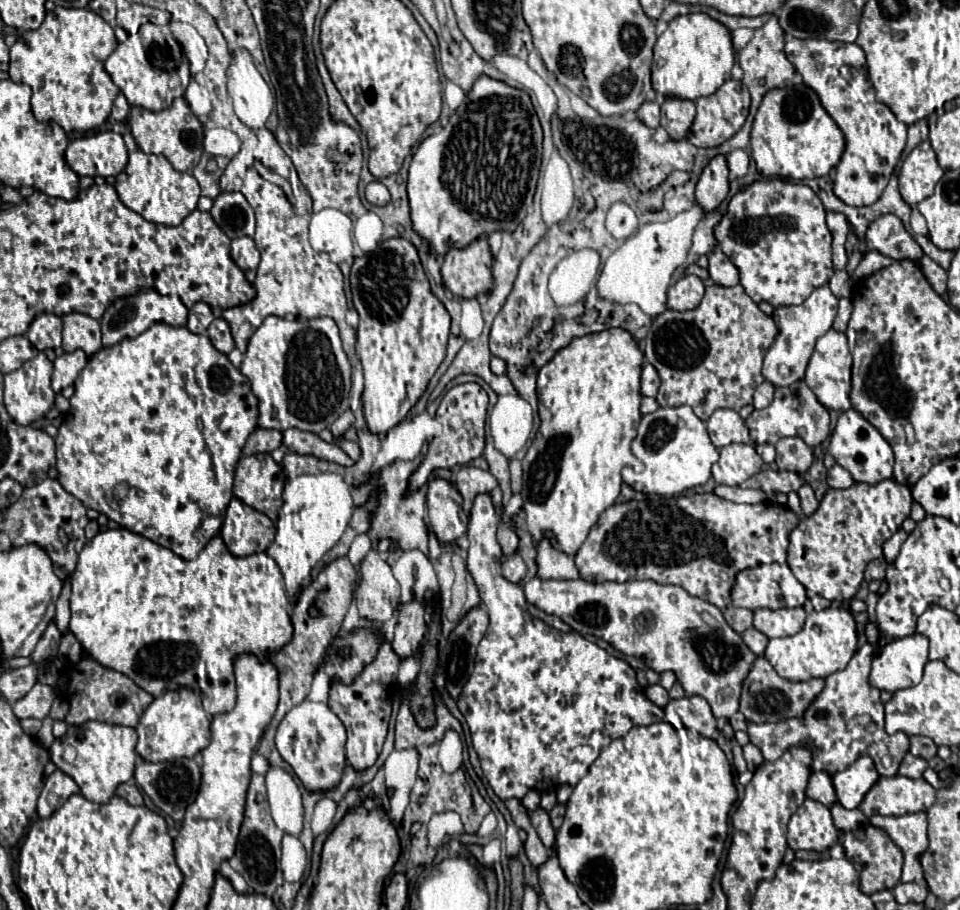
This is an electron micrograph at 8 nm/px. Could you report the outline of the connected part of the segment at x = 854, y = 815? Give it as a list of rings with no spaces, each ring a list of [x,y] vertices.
[[[833,804],[831,806],[831,814],[833,814],[833,820],[835,820],[835,826],[841,830],[841,832],[847,832],[847,830],[853,830],[857,826],[861,826],[865,822],[865,814],[861,810],[845,810],[841,804]]]

